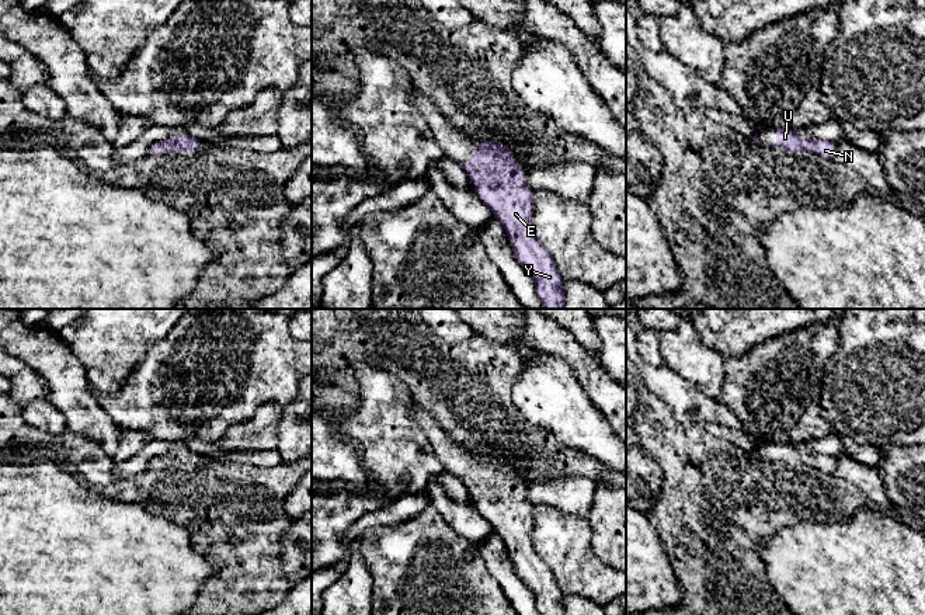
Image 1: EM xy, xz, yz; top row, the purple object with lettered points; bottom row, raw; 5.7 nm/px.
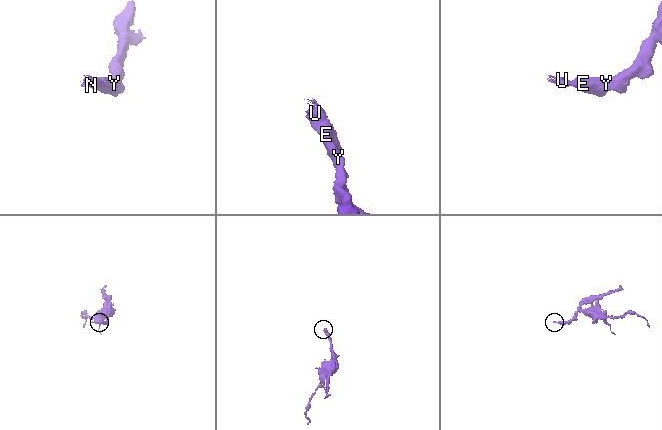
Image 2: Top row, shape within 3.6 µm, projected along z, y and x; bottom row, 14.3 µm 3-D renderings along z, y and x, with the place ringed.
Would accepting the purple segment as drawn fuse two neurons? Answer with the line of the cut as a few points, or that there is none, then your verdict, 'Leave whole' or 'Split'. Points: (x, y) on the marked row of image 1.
No split. Leave whole

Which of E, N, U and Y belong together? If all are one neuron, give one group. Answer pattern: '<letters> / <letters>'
E N U Y

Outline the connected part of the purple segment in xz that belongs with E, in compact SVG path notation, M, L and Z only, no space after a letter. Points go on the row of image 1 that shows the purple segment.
M479 140L479 150L460 167L470 176L477 197L507 232L518 263L532 277L543 309L566 309L564 279L553 257L532 230L533 190L517 170L510 147L498 140Z

